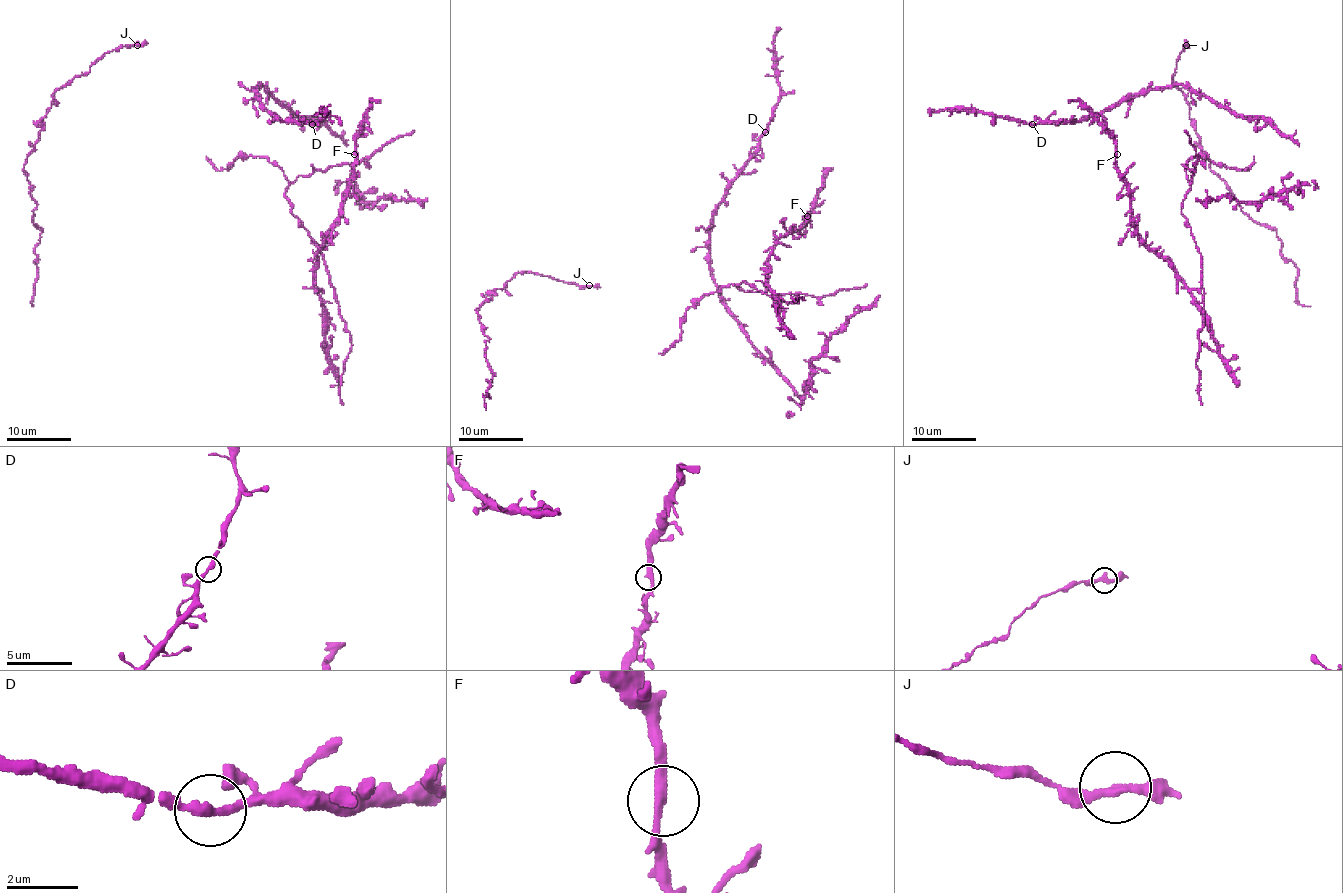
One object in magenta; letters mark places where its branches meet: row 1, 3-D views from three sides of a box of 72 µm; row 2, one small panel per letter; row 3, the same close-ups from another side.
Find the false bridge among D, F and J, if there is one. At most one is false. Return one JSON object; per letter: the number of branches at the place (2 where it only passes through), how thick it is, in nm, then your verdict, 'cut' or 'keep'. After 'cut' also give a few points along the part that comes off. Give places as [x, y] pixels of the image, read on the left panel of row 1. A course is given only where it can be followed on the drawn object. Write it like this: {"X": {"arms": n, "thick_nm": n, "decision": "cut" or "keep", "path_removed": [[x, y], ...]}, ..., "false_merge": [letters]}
{"D": {"arms": 2, "thick_nm": 280, "decision": "keep"}, "F": {"arms": 2, "thick_nm": 320, "decision": "keep"}, "J": {"arms": 2, "thick_nm": 280, "decision": "keep"}, "false_merge": []}

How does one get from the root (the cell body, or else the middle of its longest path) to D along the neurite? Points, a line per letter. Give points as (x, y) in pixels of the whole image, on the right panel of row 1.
D: (1170, 85), (1126, 95), (1100, 112), (1083, 116), (1078, 120), (1033, 124)

